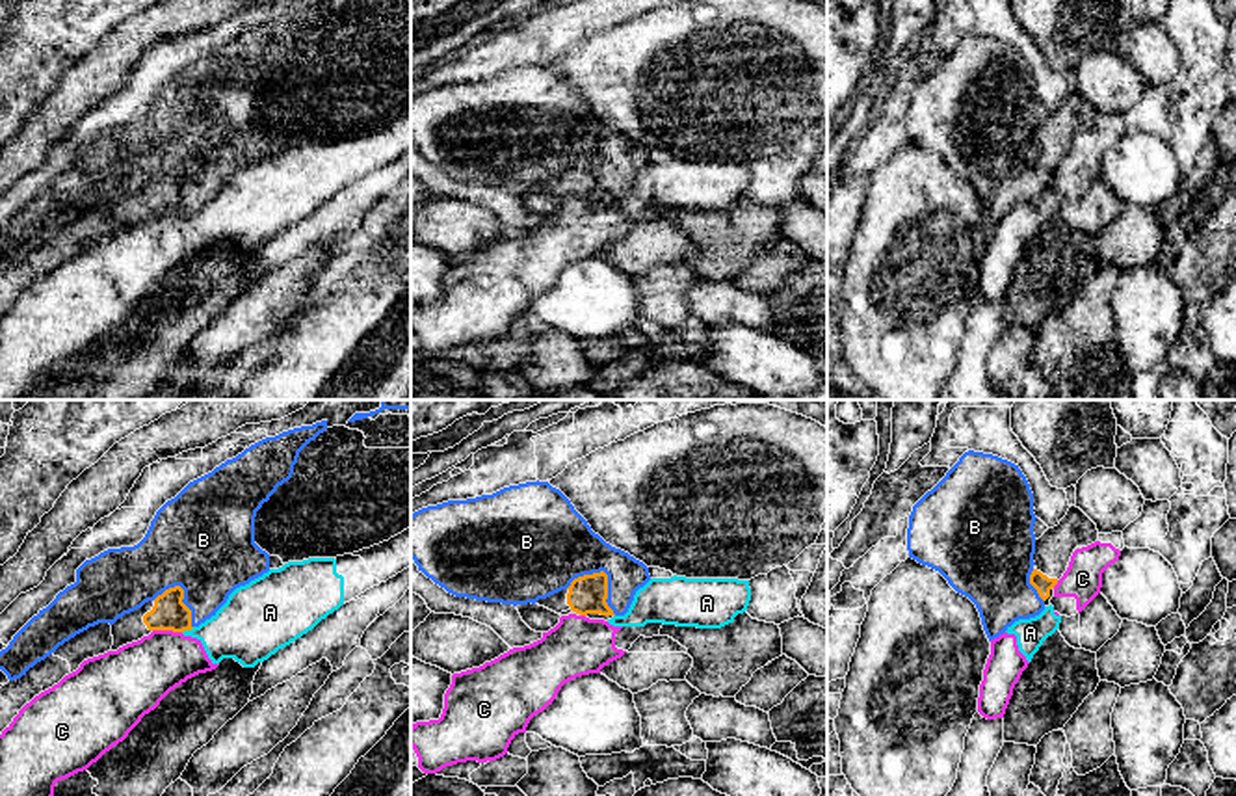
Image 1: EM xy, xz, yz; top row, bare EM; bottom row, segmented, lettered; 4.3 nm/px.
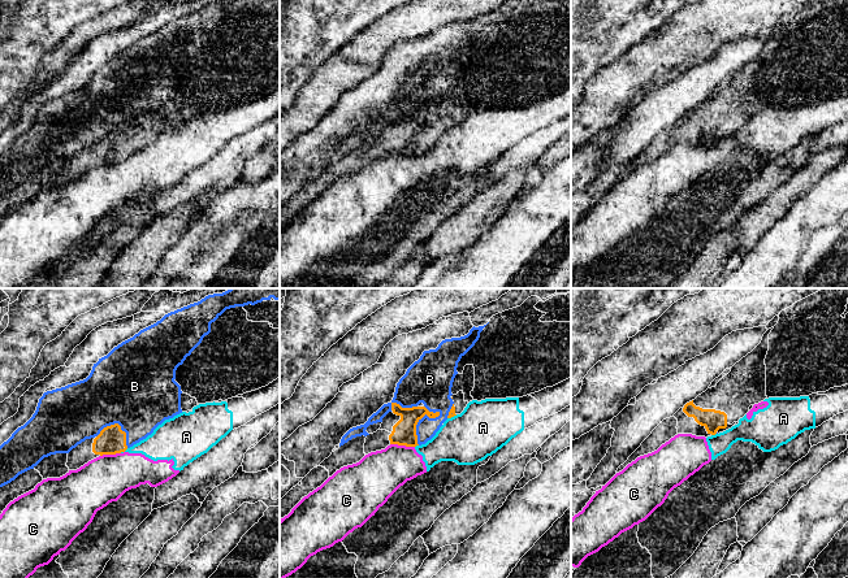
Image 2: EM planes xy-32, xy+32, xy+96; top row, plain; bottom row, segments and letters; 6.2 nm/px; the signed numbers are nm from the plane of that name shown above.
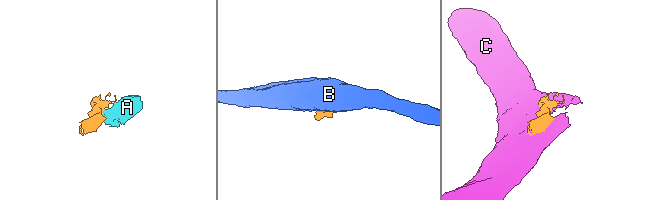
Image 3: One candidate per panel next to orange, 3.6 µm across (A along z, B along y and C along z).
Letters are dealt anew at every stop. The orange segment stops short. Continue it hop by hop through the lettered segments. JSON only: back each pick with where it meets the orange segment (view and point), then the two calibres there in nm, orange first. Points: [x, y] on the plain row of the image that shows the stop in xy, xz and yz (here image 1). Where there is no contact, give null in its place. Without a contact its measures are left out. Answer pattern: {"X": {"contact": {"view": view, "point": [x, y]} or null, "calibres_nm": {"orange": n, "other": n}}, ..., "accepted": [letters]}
{"accepted": []}

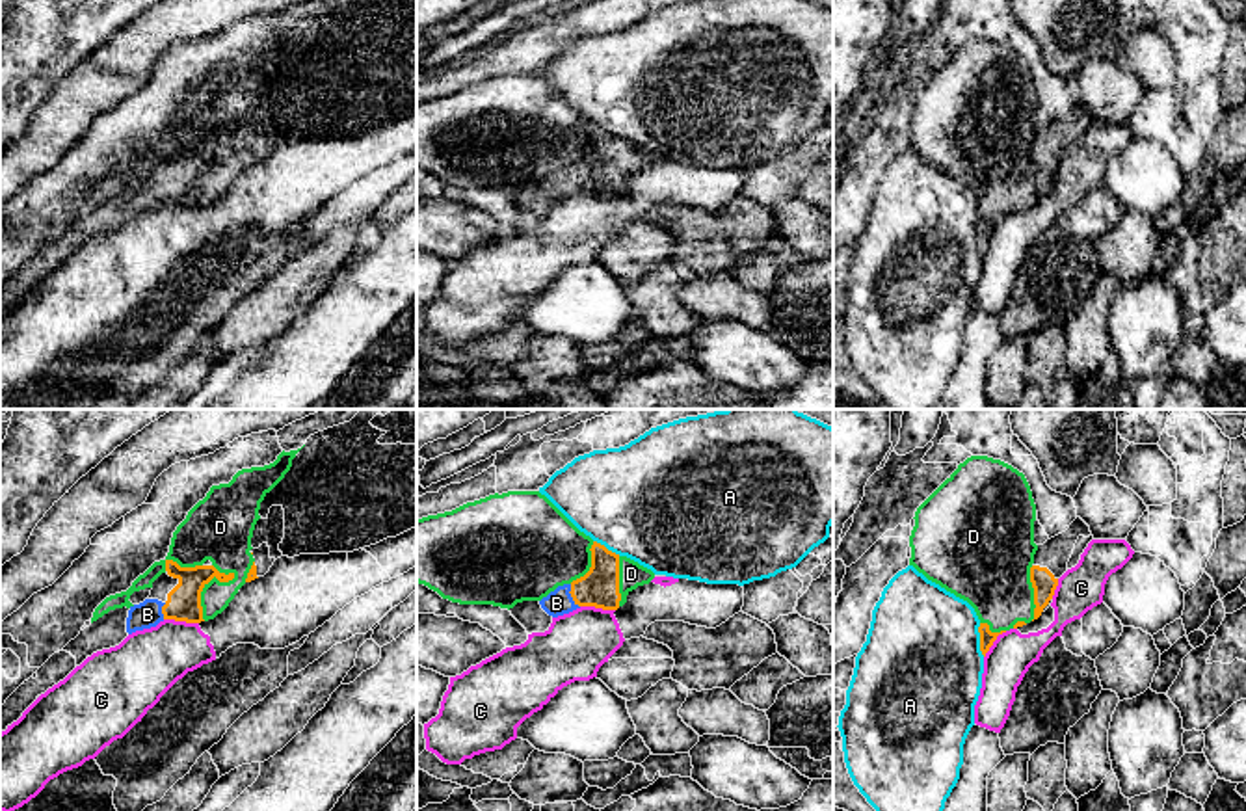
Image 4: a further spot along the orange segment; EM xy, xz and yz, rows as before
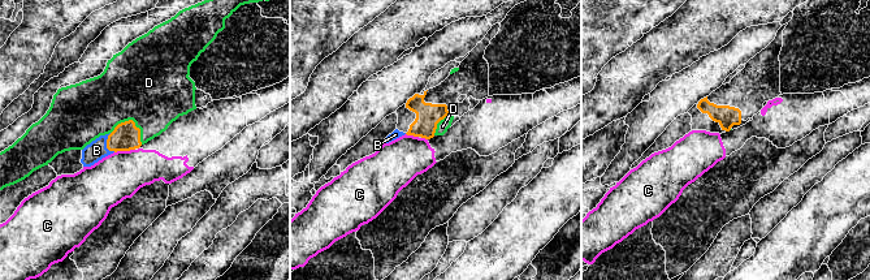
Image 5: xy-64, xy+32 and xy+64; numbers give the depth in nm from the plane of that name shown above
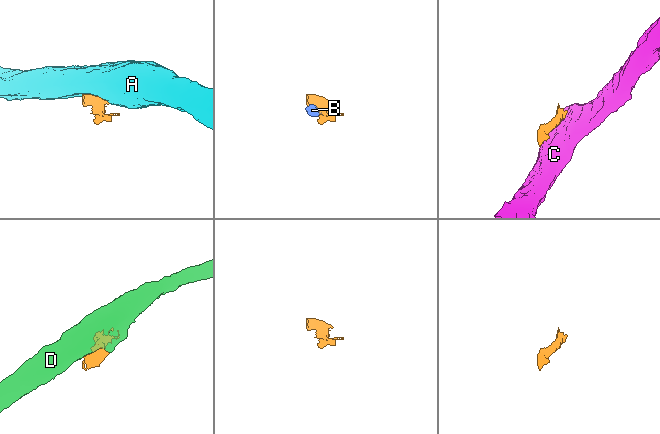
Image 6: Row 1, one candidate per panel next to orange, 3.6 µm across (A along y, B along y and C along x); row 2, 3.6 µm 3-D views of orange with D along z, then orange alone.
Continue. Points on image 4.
{"B": {"contact": {"view": "xz", "point": [571, 179]}, "calibres_nm": {"orange": 170, "other": 110}}, "accepted": ["B"]}

